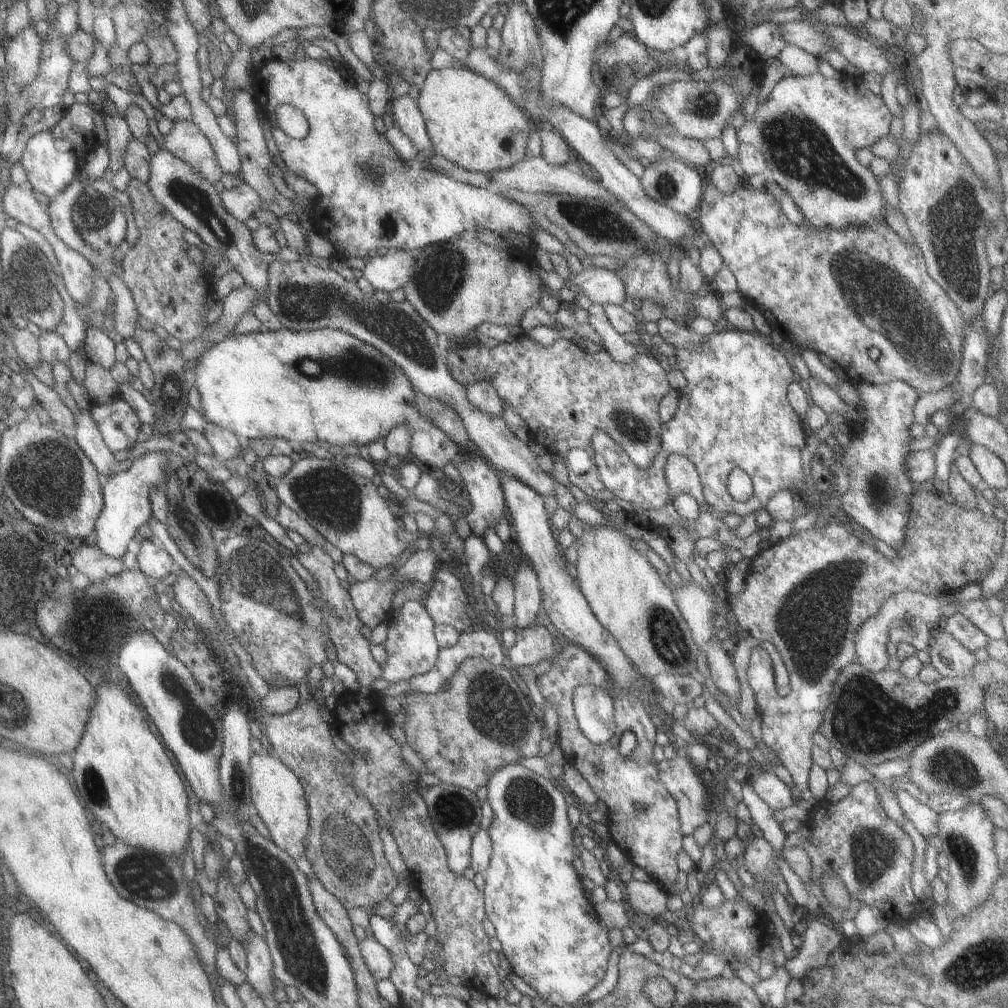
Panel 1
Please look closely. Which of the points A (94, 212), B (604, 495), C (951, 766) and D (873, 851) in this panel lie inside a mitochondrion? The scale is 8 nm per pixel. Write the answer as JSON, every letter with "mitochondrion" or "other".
{"A":"mitochondrion","B":"other","C":"mitochondrion","D":"mitochondrion"}

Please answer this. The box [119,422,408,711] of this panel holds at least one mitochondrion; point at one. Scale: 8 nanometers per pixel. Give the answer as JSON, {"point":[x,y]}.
{"point":[253,572]}

